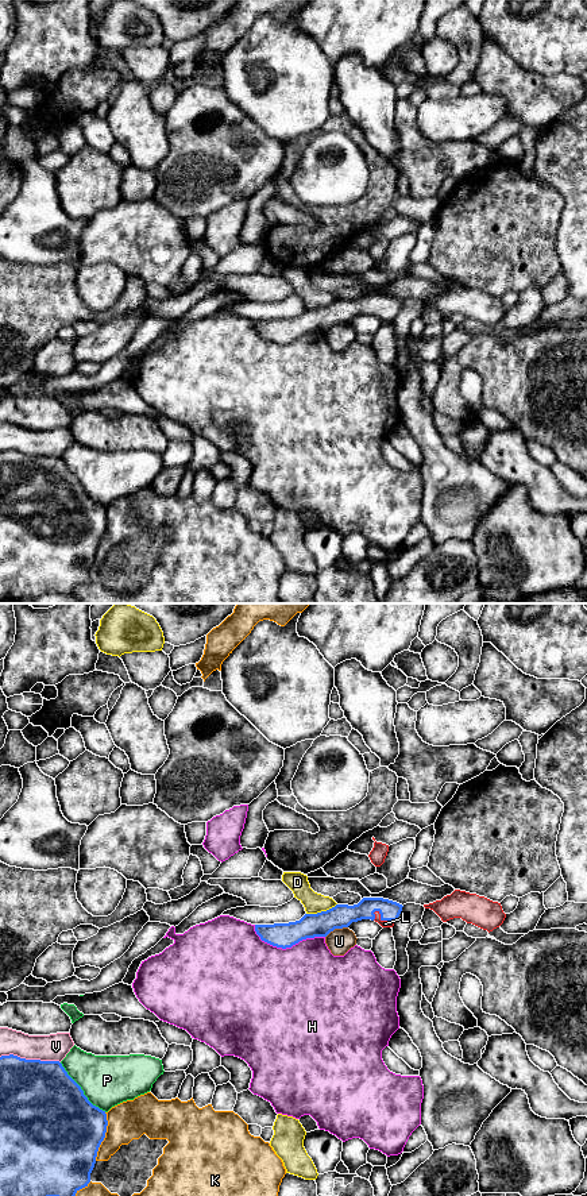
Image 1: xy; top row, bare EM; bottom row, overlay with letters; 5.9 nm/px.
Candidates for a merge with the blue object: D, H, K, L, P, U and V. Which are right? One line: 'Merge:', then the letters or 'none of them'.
Merge: L

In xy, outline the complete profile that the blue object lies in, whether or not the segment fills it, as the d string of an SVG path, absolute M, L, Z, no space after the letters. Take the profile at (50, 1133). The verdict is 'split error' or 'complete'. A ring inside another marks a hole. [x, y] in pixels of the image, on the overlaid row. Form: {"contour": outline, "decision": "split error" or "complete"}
{"contour": "M0 1057L0 1196L76 1196L88 1187L107 1133L107 1114L93 1106L59 1061Z", "decision": "complete"}

